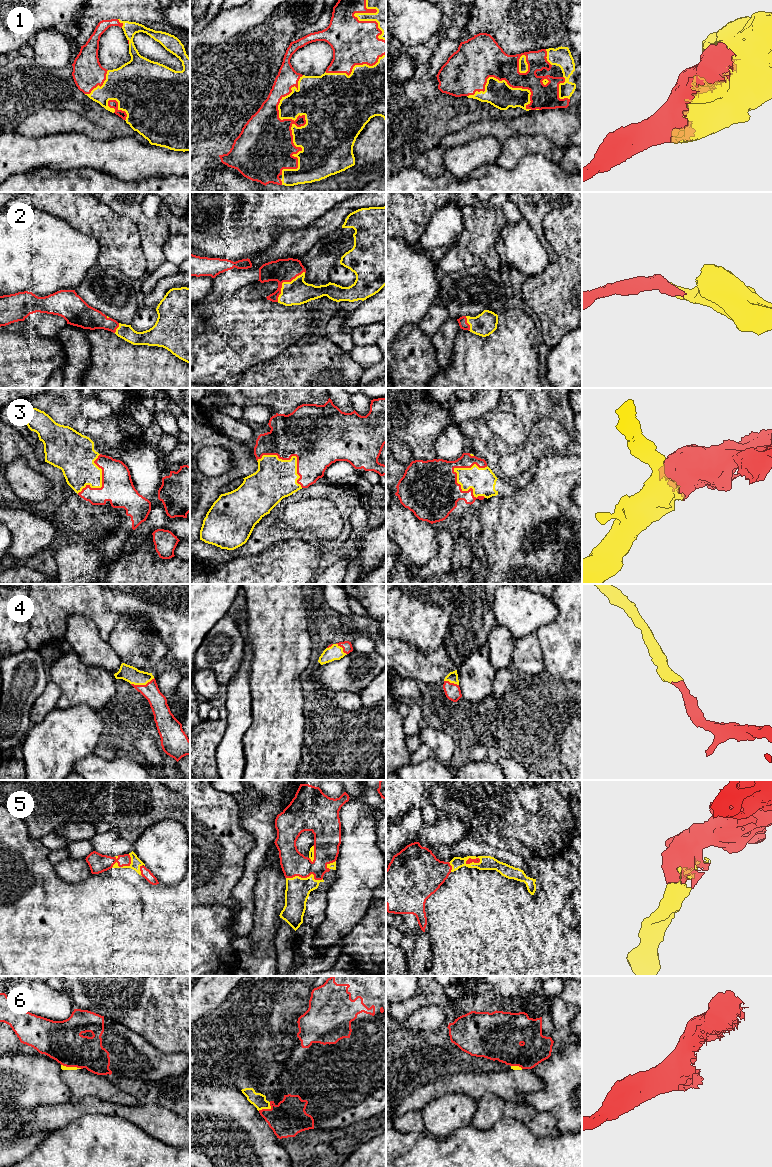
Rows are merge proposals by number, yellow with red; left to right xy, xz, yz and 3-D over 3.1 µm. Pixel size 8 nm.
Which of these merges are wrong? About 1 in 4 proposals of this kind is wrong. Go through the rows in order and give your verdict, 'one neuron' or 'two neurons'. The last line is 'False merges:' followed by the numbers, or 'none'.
1: one neuron
2: one neuron
3: one neuron
4: one neuron
5: one neuron
6: two neurons
False merges: 6

